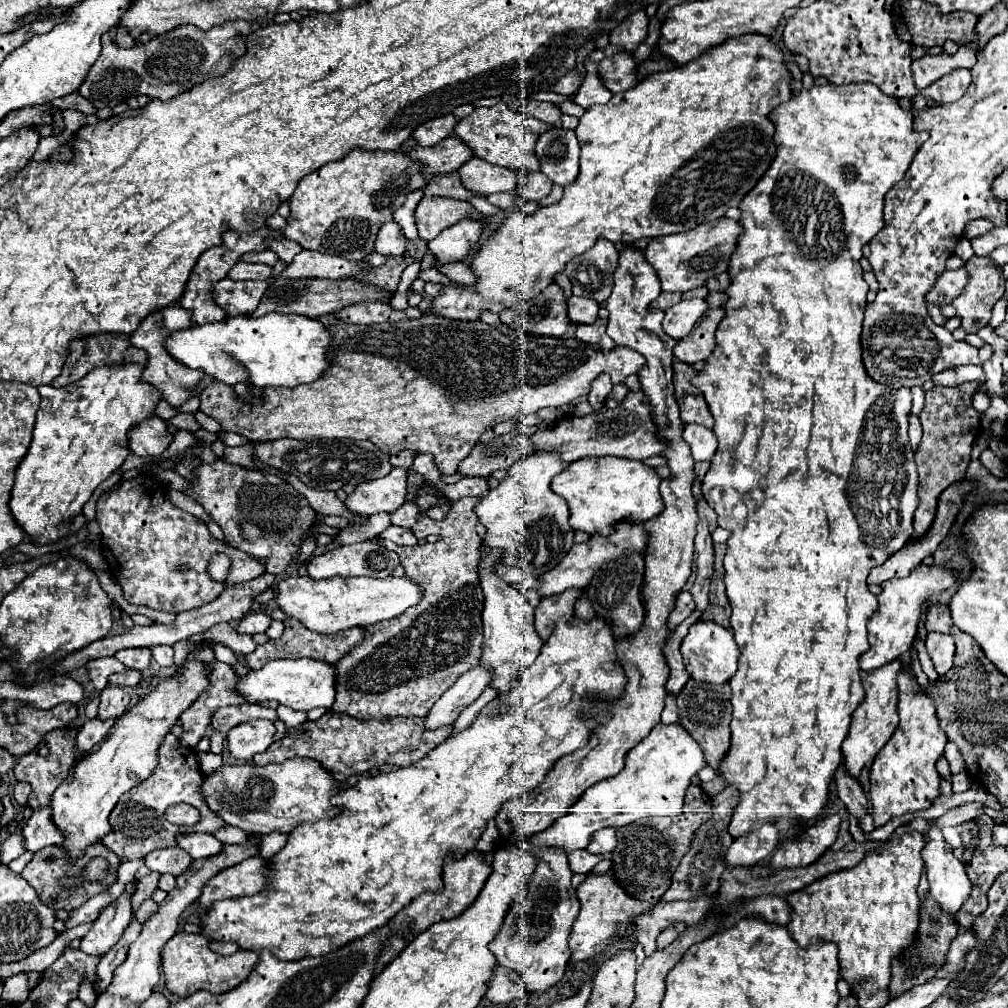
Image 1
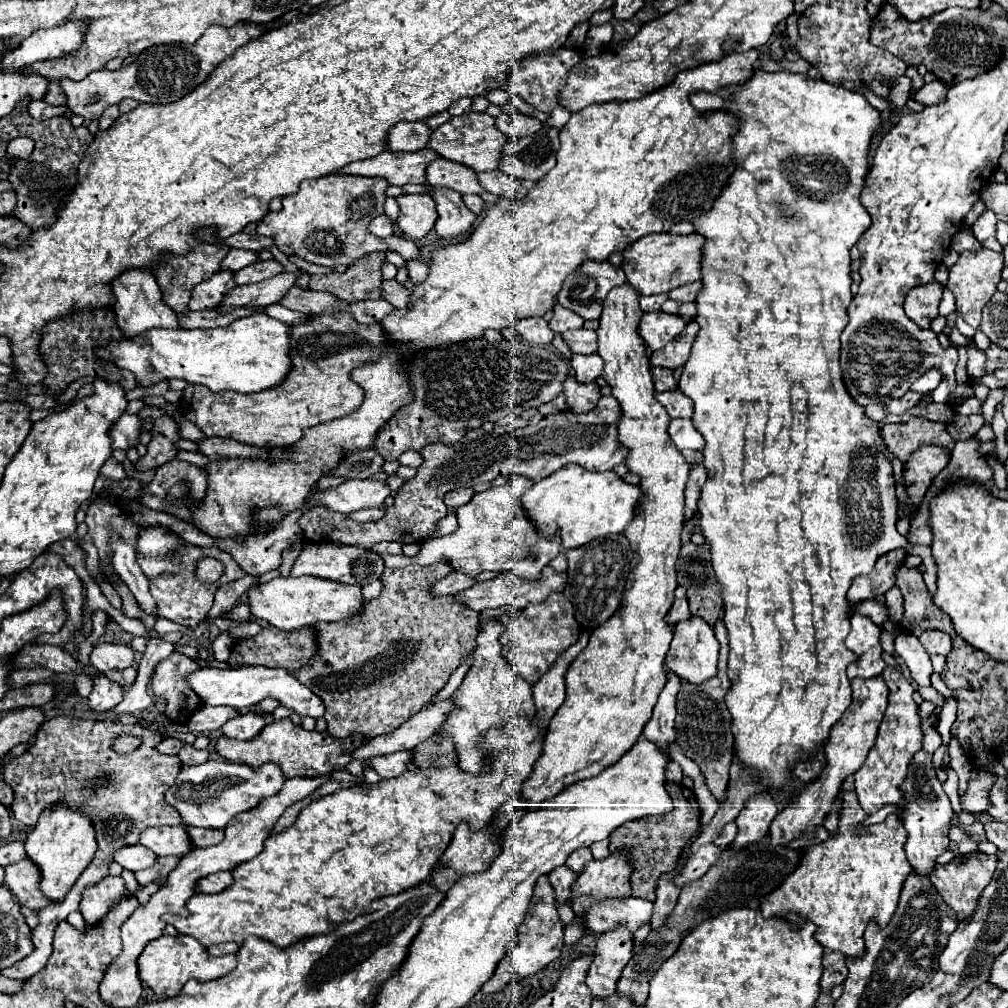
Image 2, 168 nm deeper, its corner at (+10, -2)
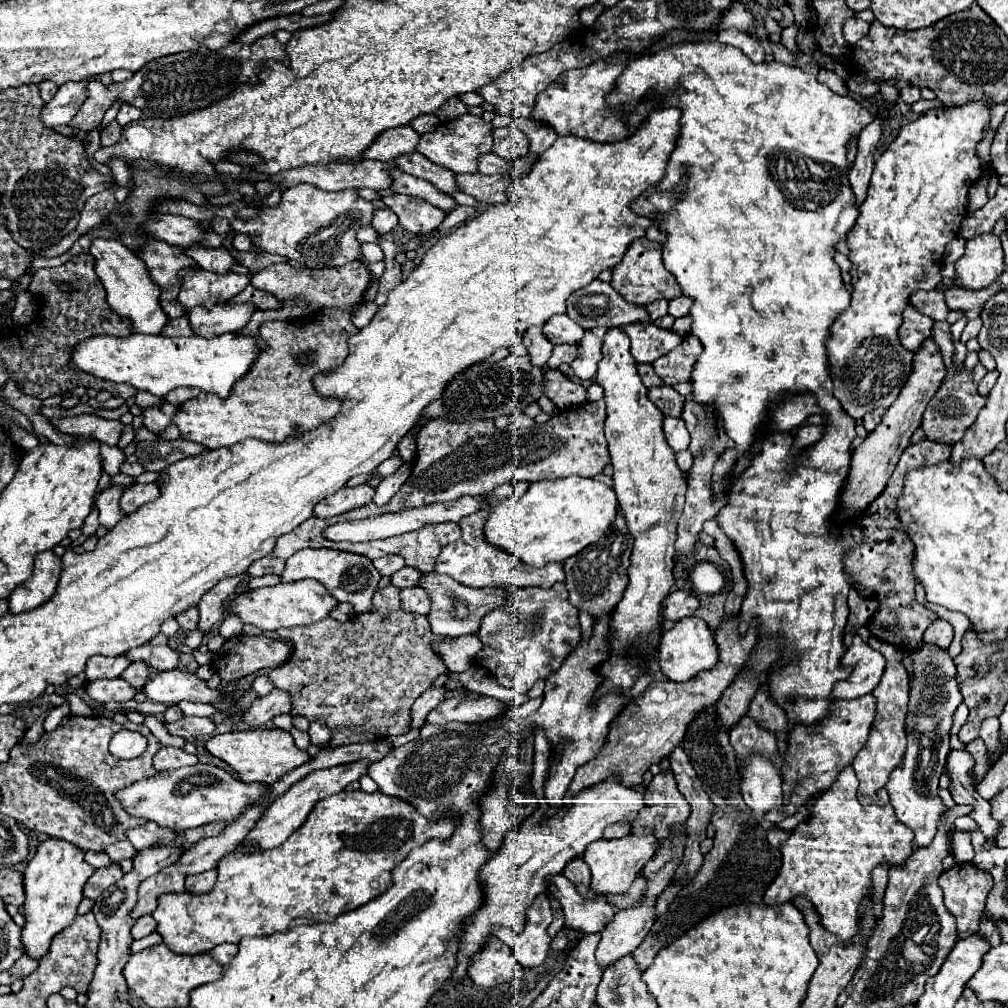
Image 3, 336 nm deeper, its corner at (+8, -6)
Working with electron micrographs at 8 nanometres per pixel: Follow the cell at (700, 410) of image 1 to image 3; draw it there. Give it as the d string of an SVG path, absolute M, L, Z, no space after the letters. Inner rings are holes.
M656 385L648 389L648 399L664 413L664 415L672 415L672 417L680 417L682 415L682 405L684 405L684 397L680 393L676 393L672 387L668 385Z

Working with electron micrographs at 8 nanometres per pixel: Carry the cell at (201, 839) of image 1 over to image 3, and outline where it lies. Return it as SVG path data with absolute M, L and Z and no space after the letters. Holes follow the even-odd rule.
M148 821L146 825L126 831L126 837L138 851L156 845L158 841L166 841L166 843L174 841L174 833L170 833L170 829L162 829L160 825L154 825L154 821Z

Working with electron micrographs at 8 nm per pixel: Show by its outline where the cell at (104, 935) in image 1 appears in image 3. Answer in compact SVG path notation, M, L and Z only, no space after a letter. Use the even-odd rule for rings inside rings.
M110 863L108 867L100 867L94 871L94 875L88 879L86 887L84 887L84 897L96 899L98 895L102 895L104 889L108 889L114 881L118 881L124 875L122 867L118 863Z

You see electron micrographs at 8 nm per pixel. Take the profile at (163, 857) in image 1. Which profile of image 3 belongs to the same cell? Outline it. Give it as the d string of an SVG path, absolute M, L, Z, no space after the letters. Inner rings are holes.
M118 841L118 843L114 843L114 845L108 845L108 849L104 851L112 861L122 861L122 859L134 859L134 855L136 855L136 849L130 845L130 841Z

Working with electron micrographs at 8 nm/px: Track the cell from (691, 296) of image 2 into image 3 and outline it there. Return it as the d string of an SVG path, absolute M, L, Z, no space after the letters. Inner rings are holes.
M680 295L680 297L676 297L676 299L672 299L672 301L670 301L670 309L668 309L668 313L670 313L672 317L676 317L676 319L678 319L678 317L688 315L690 307L692 307L692 299L690 299L690 297Z

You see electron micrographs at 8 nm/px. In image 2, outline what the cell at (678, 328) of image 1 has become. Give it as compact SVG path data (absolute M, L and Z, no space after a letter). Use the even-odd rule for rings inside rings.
M664 311L644 313L640 321L640 337L644 339L650 351L662 349L668 341L676 339L686 327L686 321L680 315L670 315Z

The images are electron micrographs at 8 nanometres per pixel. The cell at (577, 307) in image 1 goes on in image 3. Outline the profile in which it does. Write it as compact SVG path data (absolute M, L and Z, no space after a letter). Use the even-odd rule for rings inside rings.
M562 313L562 315L550 317L550 321L542 327L542 333L554 345L562 345L562 343L574 345L574 343L578 343L582 339L584 329L578 323L574 323L568 315Z

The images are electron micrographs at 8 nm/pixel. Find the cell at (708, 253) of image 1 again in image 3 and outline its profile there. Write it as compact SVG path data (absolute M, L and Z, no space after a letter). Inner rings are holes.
M646 237L634 241L628 251L624 253L624 259L612 269L612 281L610 285L630 303L634 305L650 305L656 299L674 299L680 297L680 287L670 271L666 271L662 263L662 245L656 241L648 241Z

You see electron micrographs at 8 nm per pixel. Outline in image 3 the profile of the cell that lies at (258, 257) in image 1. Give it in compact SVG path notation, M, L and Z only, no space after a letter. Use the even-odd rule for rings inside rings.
M194 245L194 249L186 249L186 253L190 253L190 257L194 257L194 261L200 267L204 267L206 271L214 271L214 273L228 273L230 267L236 263L236 259L228 253L226 247L198 249L198 245Z

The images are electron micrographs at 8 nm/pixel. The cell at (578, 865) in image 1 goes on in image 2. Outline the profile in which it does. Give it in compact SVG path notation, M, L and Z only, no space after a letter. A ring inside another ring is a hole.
M562 865L560 869L554 869L548 877L550 877L550 883L552 883L554 891L556 891L558 905L568 901L570 899L570 887L576 881L576 873L570 873L570 869L566 865Z

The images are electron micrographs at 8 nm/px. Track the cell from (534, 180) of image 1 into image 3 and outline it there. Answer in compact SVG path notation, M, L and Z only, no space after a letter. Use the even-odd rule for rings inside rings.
M456 175L458 191L472 195L474 199L494 205L506 199L506 191L510 187L510 175Z

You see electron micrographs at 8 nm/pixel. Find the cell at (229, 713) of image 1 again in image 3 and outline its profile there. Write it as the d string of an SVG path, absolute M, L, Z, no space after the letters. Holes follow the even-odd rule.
M182 717L182 721L164 723L170 735L182 735L184 739L196 737L196 735L212 735L216 725L208 717Z

